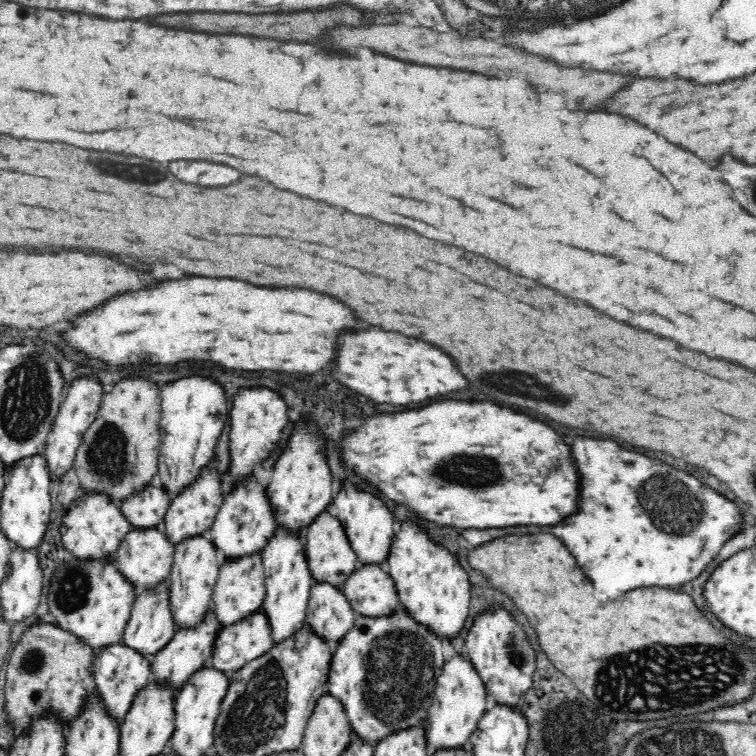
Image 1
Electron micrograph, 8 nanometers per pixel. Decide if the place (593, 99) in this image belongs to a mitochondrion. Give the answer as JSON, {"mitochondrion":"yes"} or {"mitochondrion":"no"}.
{"mitochondrion":"no"}

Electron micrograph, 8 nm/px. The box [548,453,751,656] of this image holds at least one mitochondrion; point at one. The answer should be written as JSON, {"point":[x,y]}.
{"point":[671,508]}

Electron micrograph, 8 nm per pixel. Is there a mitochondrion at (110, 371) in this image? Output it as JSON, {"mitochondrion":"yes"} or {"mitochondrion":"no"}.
{"mitochondrion":"no"}

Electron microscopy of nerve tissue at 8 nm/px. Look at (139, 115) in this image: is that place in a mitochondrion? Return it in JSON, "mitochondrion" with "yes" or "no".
{"mitochondrion":"no"}

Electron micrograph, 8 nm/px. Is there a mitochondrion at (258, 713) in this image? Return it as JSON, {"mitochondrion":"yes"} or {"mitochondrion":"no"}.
{"mitochondrion":"yes"}

